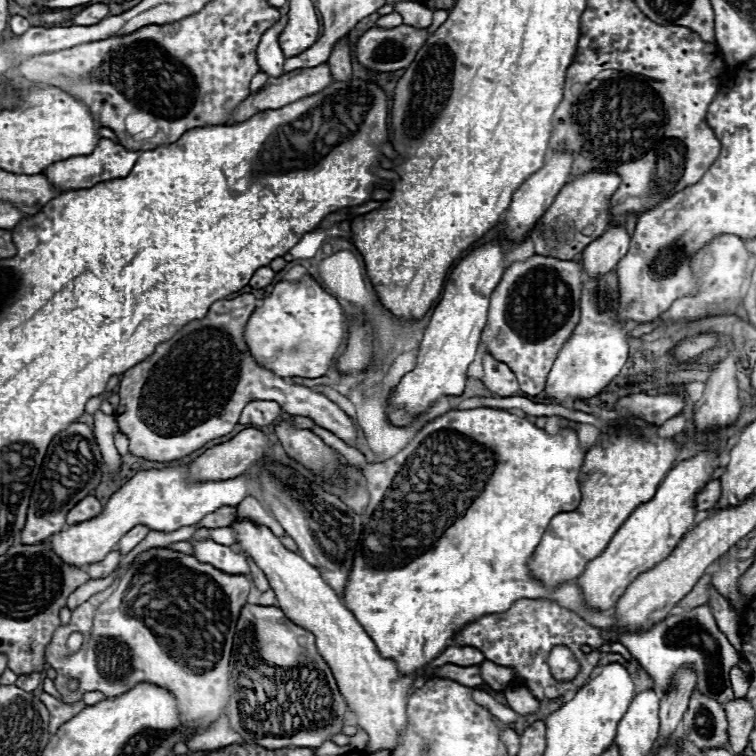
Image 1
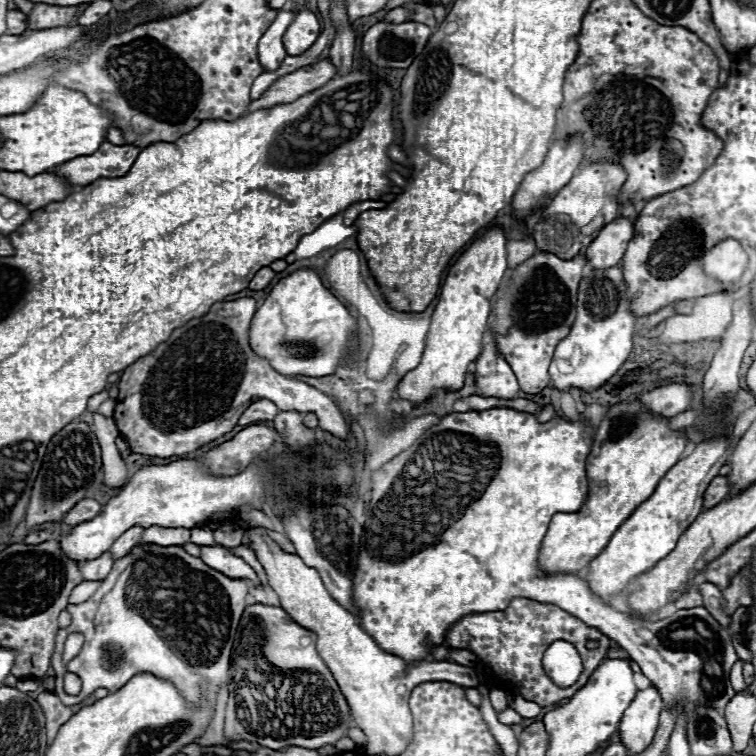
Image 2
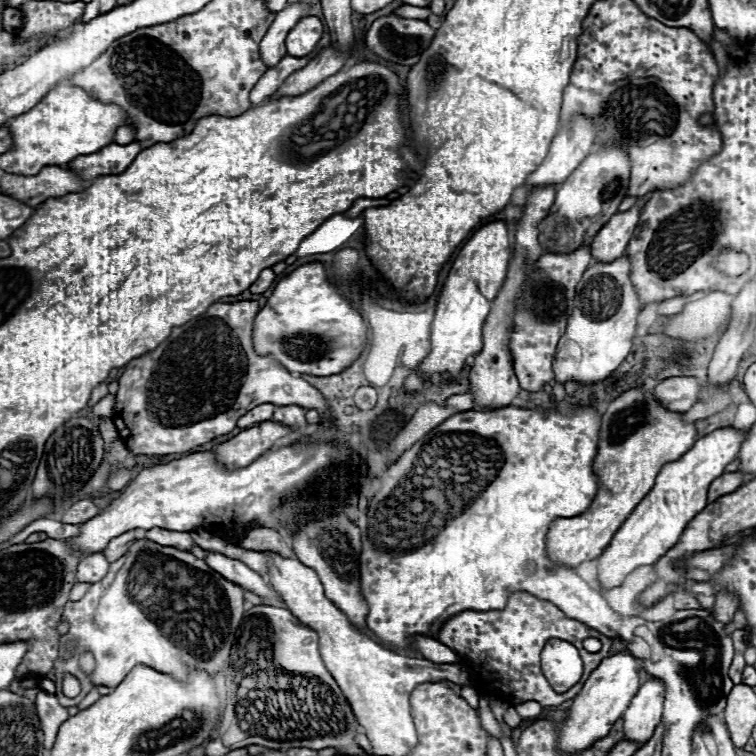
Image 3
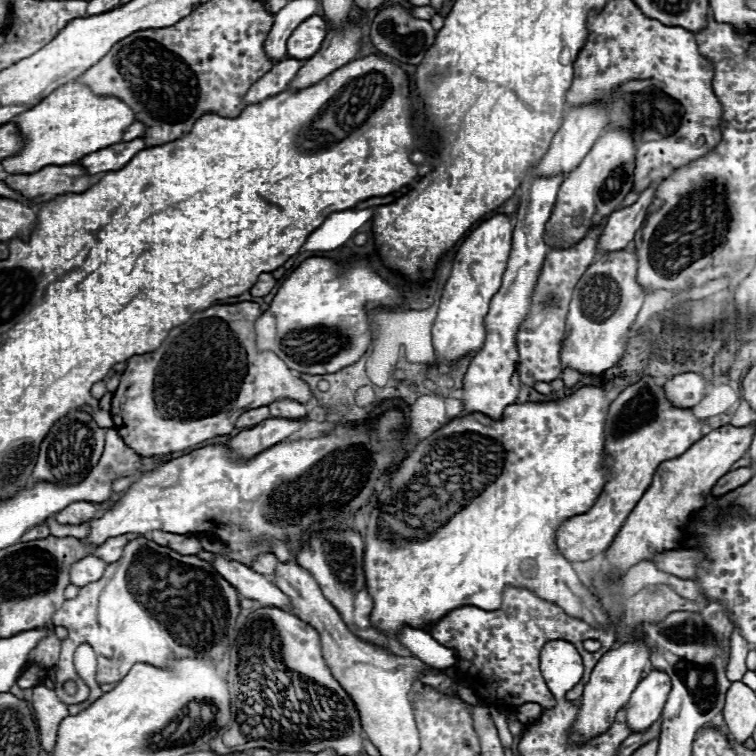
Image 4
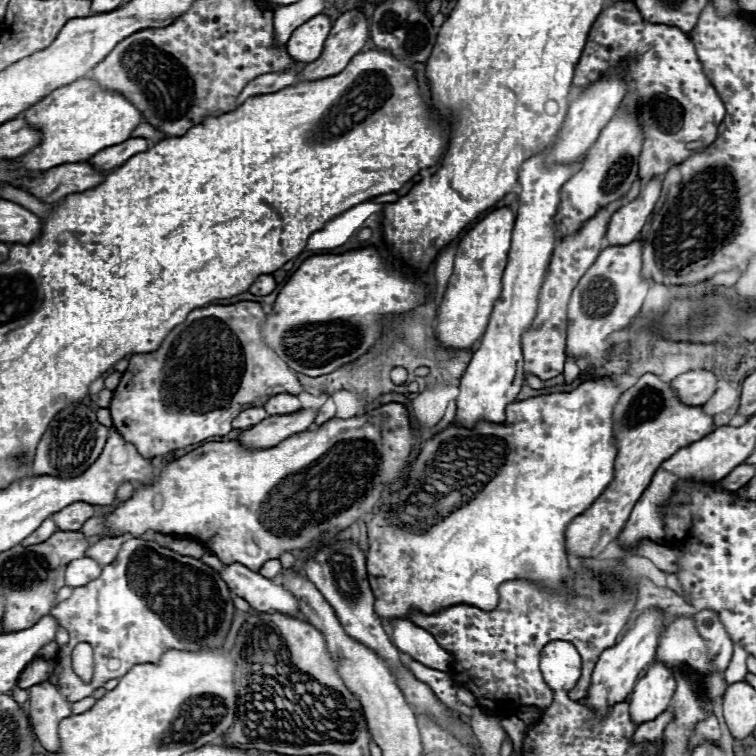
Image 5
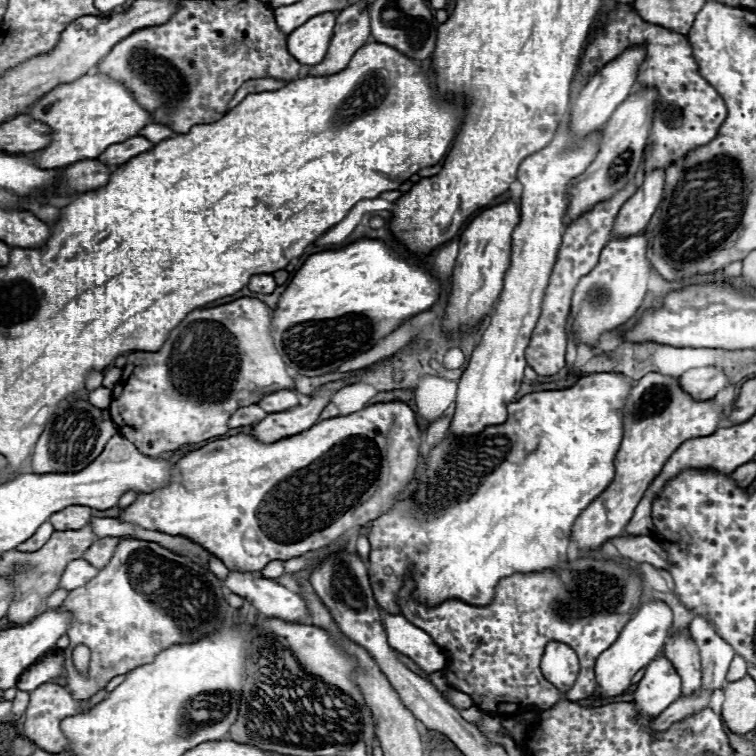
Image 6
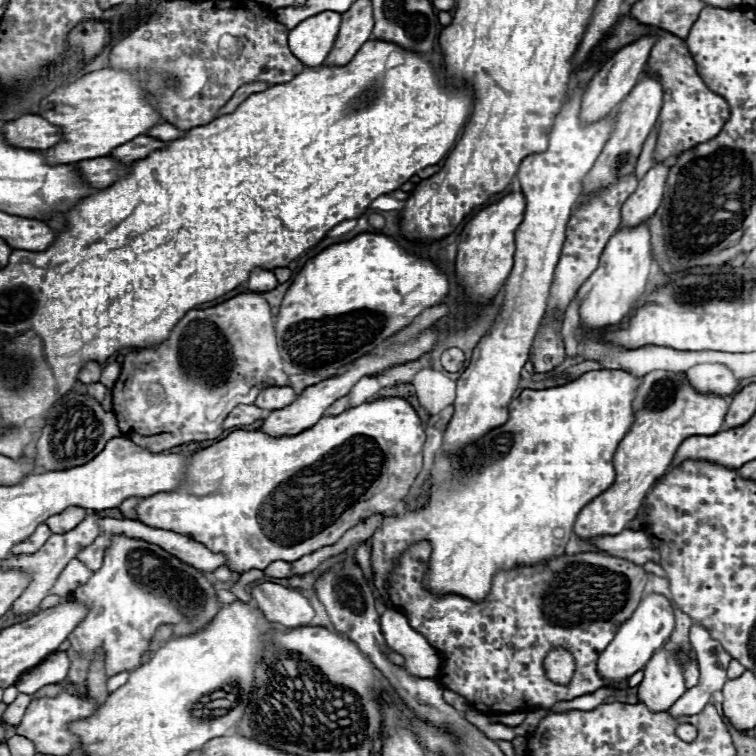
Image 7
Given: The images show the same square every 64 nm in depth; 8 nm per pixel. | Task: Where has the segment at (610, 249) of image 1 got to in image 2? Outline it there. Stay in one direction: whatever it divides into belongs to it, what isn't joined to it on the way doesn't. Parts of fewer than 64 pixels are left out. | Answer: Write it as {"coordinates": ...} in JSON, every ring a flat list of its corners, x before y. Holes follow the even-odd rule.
{"coordinates":[[616,218,610,224,606,224,606,228,602,228,594,242,586,248,588,264,592,268,610,268,620,264,626,246,632,240,632,232,634,226,628,218]]}

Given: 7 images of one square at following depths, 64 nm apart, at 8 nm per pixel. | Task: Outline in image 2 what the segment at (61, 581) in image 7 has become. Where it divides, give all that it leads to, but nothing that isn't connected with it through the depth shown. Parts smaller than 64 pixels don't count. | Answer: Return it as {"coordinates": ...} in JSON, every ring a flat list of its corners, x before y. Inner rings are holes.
{"coordinates":[[106,552,102,554,100,558,94,558,94,560,84,560,80,562,80,572,82,572,82,578,84,580,90,580,90,582,98,582,98,580,104,580,112,568,114,560,112,556]]}

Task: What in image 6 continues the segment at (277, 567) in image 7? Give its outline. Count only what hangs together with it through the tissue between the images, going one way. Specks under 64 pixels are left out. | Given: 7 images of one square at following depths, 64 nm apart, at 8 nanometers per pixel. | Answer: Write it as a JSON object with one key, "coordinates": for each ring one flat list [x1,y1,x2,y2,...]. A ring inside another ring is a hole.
{"coordinates":[[272,560,264,570,262,570,262,576,264,578,280,578,284,574,284,564,280,560]]}

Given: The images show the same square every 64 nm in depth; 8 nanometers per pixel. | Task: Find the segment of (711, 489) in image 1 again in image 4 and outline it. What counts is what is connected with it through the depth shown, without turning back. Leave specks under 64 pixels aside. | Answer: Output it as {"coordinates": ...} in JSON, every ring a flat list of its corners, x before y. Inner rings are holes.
{"coordinates":[[736,468,736,470,730,470,726,476,722,476,714,484,712,496,724,496,724,494,740,488,742,484,746,484,752,476,754,476,754,468]]}

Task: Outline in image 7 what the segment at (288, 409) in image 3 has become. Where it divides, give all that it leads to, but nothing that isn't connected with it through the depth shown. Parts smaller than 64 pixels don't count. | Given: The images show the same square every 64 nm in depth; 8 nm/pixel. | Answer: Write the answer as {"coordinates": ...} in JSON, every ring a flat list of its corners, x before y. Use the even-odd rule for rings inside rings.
{"coordinates":[[270,386,258,394,254,404,264,410,278,410,292,404,294,398,296,398,296,392,290,386]]}

